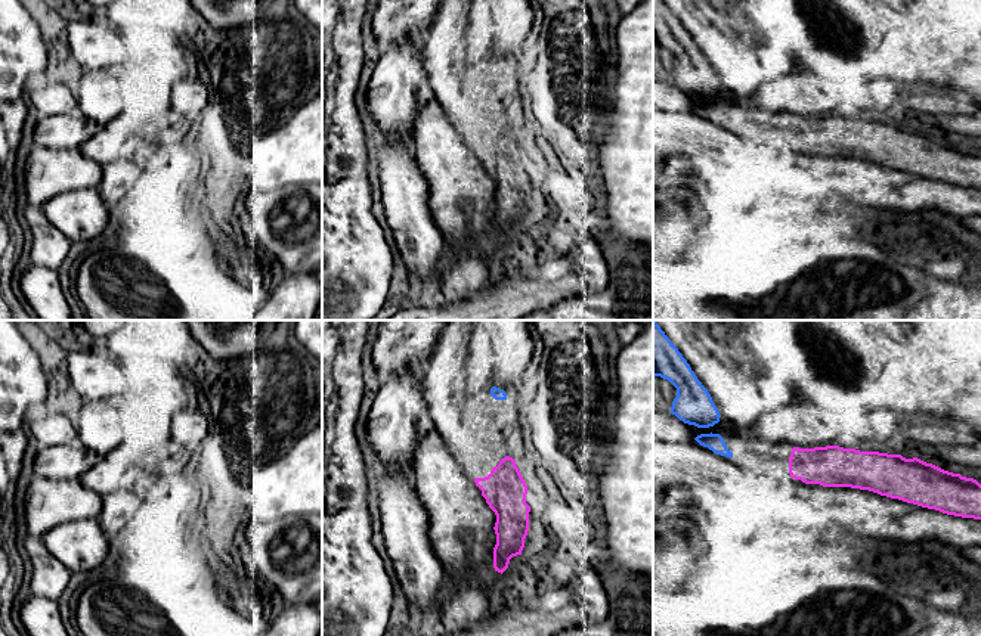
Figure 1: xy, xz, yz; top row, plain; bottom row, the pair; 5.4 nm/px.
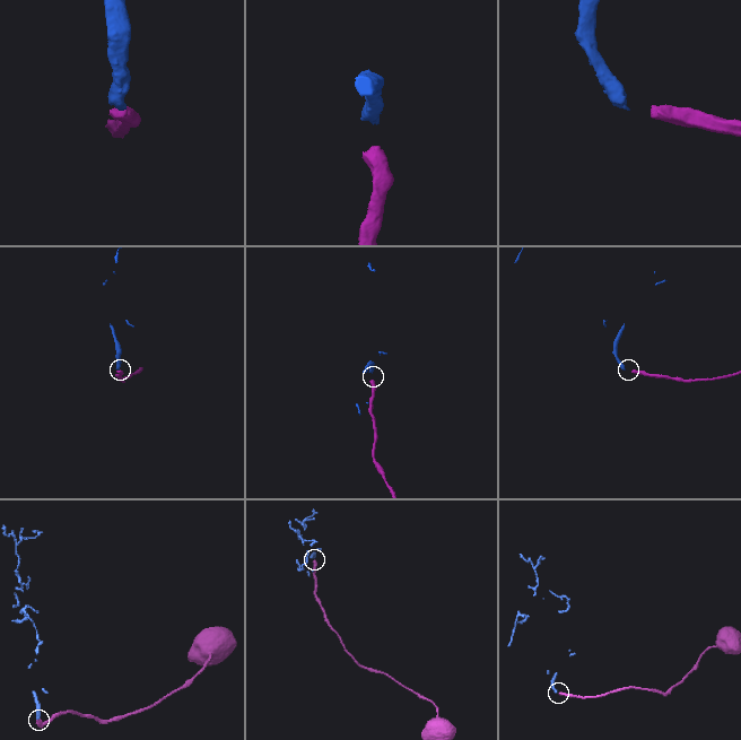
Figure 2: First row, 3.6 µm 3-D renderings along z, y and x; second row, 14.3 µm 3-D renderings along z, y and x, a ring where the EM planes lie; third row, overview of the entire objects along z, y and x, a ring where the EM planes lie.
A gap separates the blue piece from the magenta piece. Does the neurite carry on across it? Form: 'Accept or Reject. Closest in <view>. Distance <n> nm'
Accept. Closest in xz. Distance 320 nm

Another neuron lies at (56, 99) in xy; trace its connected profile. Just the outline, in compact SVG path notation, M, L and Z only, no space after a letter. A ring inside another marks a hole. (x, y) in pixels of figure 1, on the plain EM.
M33 83L28 89L30 99L41 117L55 117L72 112L78 100L72 87L65 84Z

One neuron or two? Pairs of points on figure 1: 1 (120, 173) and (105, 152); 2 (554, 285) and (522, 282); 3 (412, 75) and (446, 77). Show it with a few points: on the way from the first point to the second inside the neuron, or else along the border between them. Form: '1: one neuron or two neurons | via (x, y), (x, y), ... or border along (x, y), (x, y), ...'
1: two neurons | border along (117, 158), (102, 167)
2: one neuron | via (547, 285), (529, 285)
3: two neurons | border along (424, 65), (433, 98)

